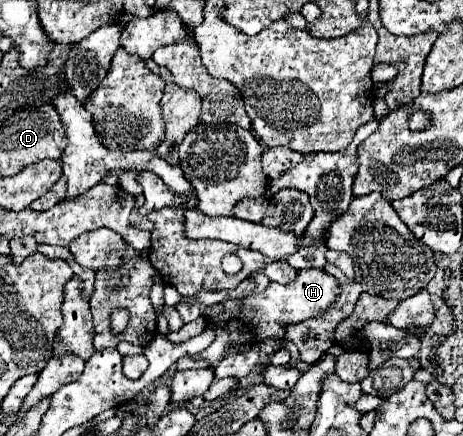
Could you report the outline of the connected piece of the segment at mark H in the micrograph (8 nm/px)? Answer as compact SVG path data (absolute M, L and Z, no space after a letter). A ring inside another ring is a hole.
M304 269L288 285L270 283L264 293L250 295L250 297L244 297L244 299L226 299L224 301L224 307L226 307L224 313L220 313L214 319L208 319L208 323L218 325L220 331L216 333L214 343L204 353L200 353L200 357L210 361L210 363L216 363L228 353L230 343L256 345L258 339L284 337L286 325L302 323L306 319L324 315L334 305L340 291L342 289L340 289L338 281L332 275L328 275L324 269Z

